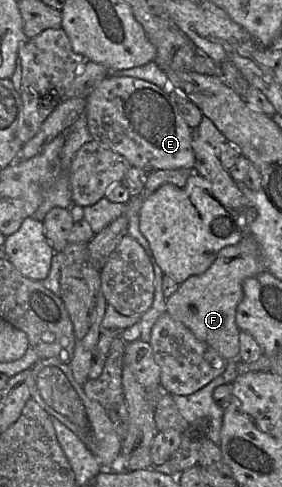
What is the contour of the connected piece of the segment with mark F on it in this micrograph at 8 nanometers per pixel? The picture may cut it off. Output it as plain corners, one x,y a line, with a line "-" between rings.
245,232
236,245
223,248
211,266
202,274
191,276
166,299
166,312
183,323
195,337
214,349
228,361
238,361
241,330
236,324
236,312
242,301
243,281
263,271
261,249
255,238

